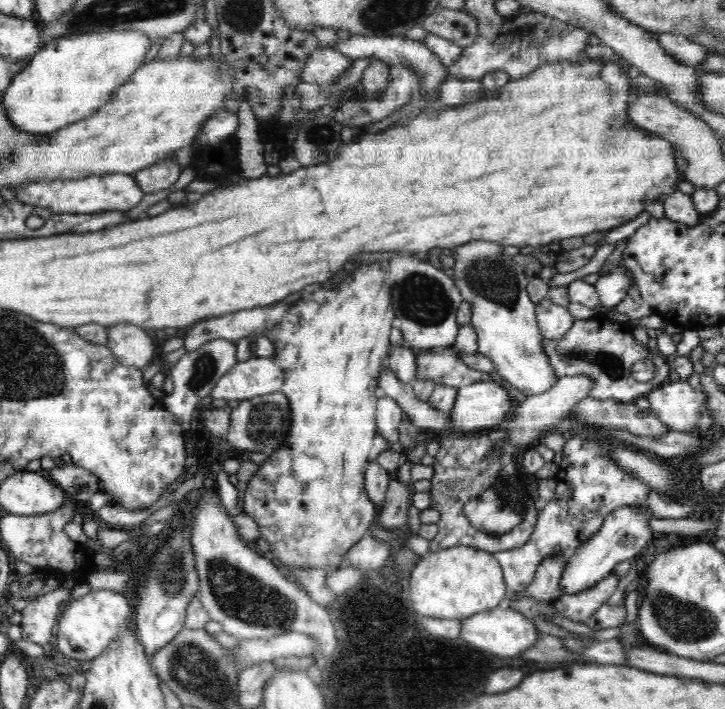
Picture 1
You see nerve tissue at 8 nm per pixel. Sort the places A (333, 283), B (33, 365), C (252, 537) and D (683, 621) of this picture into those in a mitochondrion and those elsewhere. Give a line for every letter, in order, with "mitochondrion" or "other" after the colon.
A: other
B: mitochondrion
C: other
D: mitochondrion

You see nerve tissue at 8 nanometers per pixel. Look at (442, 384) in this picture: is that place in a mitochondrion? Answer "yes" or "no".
no

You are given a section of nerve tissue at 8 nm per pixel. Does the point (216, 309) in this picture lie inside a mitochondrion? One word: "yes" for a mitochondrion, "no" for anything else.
no

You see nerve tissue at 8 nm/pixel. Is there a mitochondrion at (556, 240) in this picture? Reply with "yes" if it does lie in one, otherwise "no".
no

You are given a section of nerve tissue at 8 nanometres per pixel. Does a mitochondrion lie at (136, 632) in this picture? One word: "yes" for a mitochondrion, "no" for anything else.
no

